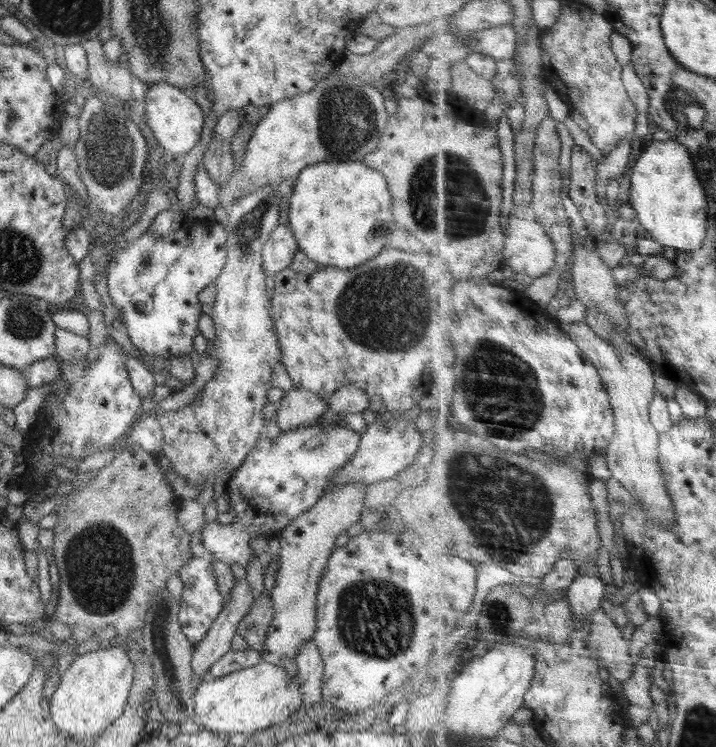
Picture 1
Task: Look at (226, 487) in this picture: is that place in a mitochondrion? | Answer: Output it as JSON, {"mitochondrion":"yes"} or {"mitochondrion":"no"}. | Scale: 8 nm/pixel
{"mitochondrion":"no"}

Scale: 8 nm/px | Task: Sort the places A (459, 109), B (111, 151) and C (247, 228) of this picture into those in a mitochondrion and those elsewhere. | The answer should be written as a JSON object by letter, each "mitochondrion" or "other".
{"A":"other","B":"mitochondrion","C":"mitochondrion"}

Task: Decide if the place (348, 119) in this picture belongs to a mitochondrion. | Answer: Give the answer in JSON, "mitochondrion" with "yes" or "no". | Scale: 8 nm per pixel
{"mitochondrion":"yes"}

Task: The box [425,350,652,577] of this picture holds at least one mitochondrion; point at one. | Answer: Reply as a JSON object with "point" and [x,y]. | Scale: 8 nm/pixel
{"point":[514,511]}

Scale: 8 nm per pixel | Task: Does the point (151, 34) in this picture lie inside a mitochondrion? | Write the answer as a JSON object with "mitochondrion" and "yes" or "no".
{"mitochondrion":"yes"}

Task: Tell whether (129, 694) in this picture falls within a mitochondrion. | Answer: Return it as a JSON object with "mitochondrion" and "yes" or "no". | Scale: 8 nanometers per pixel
{"mitochondrion":"no"}

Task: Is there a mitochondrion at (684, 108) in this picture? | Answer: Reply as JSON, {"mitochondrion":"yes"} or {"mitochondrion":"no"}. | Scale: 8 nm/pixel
{"mitochondrion":"yes"}

